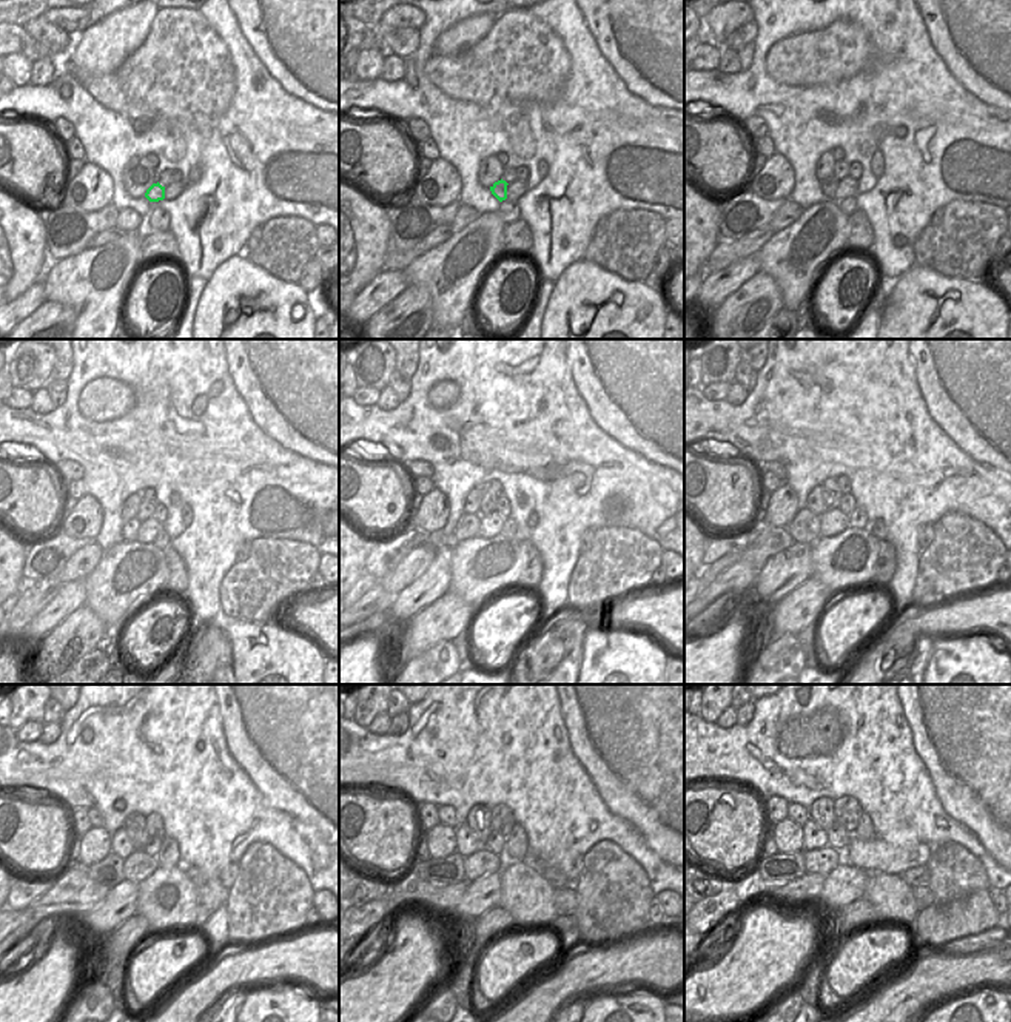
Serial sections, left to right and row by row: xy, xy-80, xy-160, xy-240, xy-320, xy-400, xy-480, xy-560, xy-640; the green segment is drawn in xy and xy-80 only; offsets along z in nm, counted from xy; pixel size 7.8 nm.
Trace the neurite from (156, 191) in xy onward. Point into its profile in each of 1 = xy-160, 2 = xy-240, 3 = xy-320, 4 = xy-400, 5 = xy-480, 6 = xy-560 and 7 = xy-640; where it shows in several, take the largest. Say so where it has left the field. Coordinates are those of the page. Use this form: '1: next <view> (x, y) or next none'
1: next xy-160 (828, 185)
2: next xy-240 (130, 529)
3: next xy-320 (467, 527)
4: next xy-400 (805, 527)
5: next xy-480 (110, 871)
6: next xy-560 (449, 870)
7: next xy-640 (780, 868)

